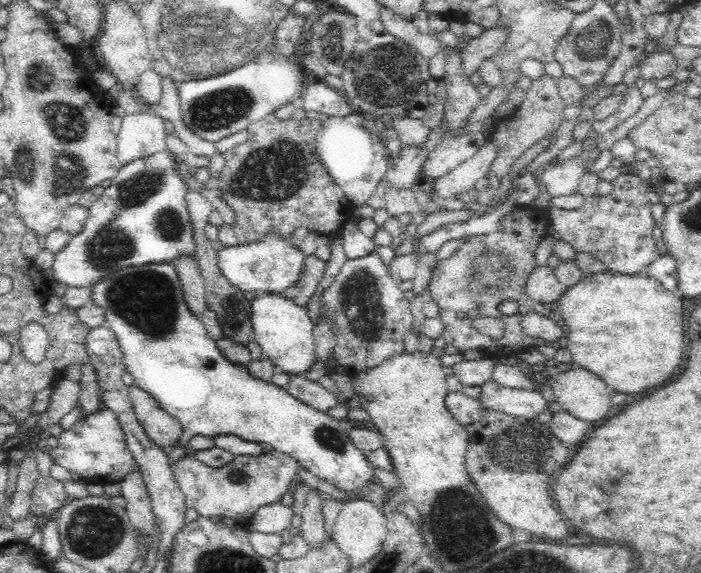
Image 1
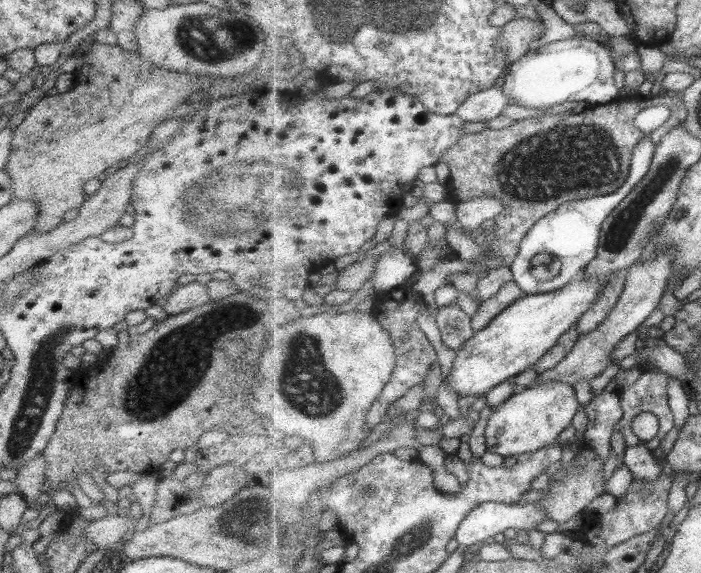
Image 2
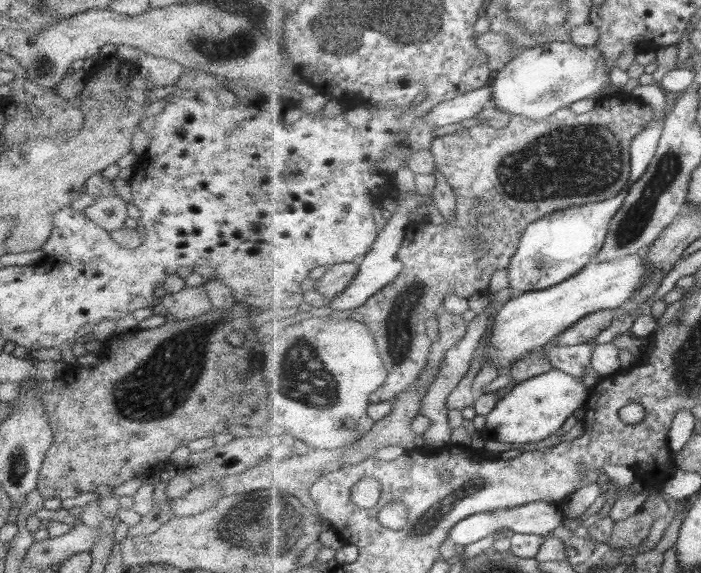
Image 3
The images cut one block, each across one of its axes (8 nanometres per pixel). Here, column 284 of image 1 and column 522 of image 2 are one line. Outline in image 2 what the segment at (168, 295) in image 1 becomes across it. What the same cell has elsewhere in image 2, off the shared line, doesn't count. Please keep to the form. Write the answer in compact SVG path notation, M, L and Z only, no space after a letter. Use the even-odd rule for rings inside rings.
M543 382L541 385L535 383L529 389L518 389L511 399L489 416L485 430L486 451L491 454L499 454L504 459L509 456L519 458L528 452L550 447L557 442L561 432L565 432L573 424L573 418L579 412L579 406L581 404L577 400L577 394L571 392L571 385L567 385L567 382Z

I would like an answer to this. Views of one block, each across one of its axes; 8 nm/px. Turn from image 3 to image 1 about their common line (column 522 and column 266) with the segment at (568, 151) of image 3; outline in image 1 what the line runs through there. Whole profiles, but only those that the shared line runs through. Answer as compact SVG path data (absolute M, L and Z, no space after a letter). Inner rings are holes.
M273 113L250 125L247 140L223 153L224 166L215 183L221 198L234 212L235 222L231 226L239 245L260 243L270 234L276 234L290 246L295 242L293 234L299 226L306 226L310 233L327 236L352 218L352 202L347 200L315 152L315 138L320 128L322 121L318 119L305 116L299 120L294 117L280 120Z

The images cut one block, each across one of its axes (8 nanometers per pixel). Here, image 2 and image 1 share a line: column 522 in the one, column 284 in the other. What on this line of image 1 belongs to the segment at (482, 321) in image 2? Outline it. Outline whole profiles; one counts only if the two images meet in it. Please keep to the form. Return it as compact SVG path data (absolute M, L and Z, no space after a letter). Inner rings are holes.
M314 255L304 259L302 274L300 274L298 282L294 286L288 286L286 290L282 290L280 297L290 300L294 305L301 308L307 307L325 274L325 268L326 262Z

